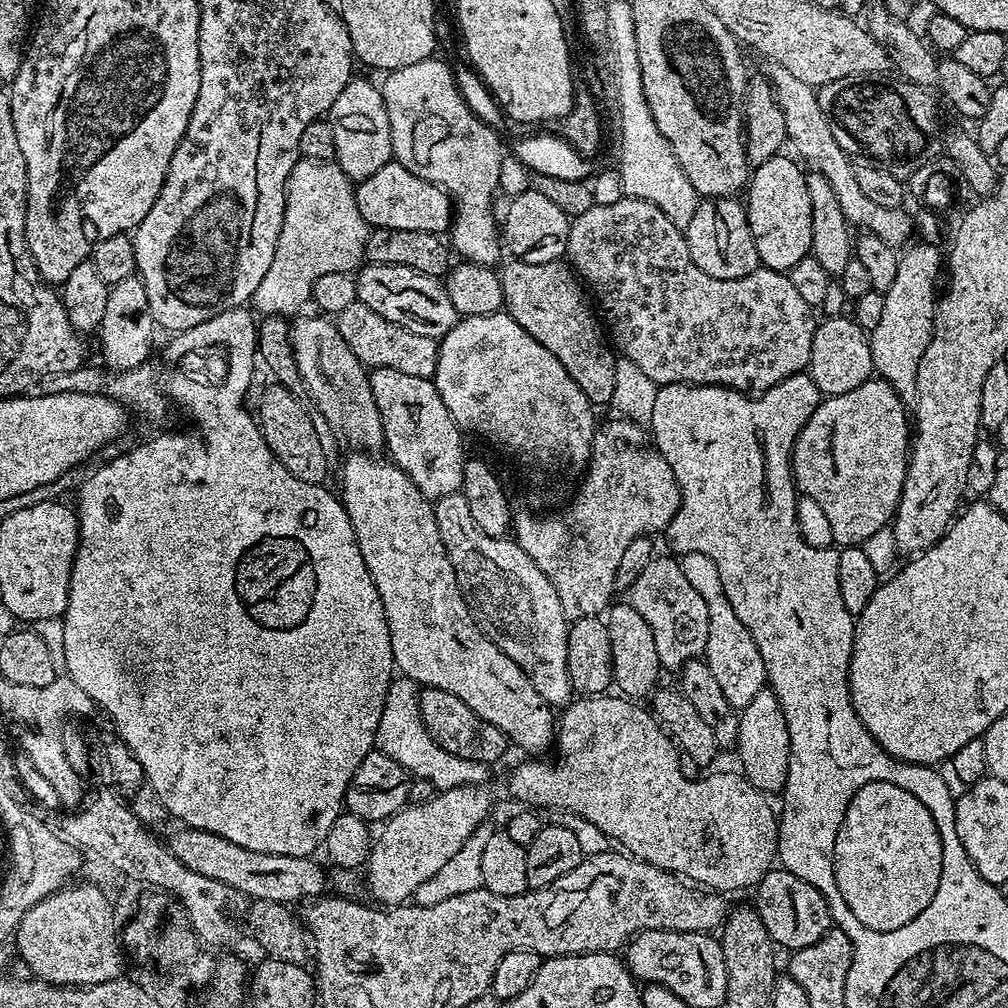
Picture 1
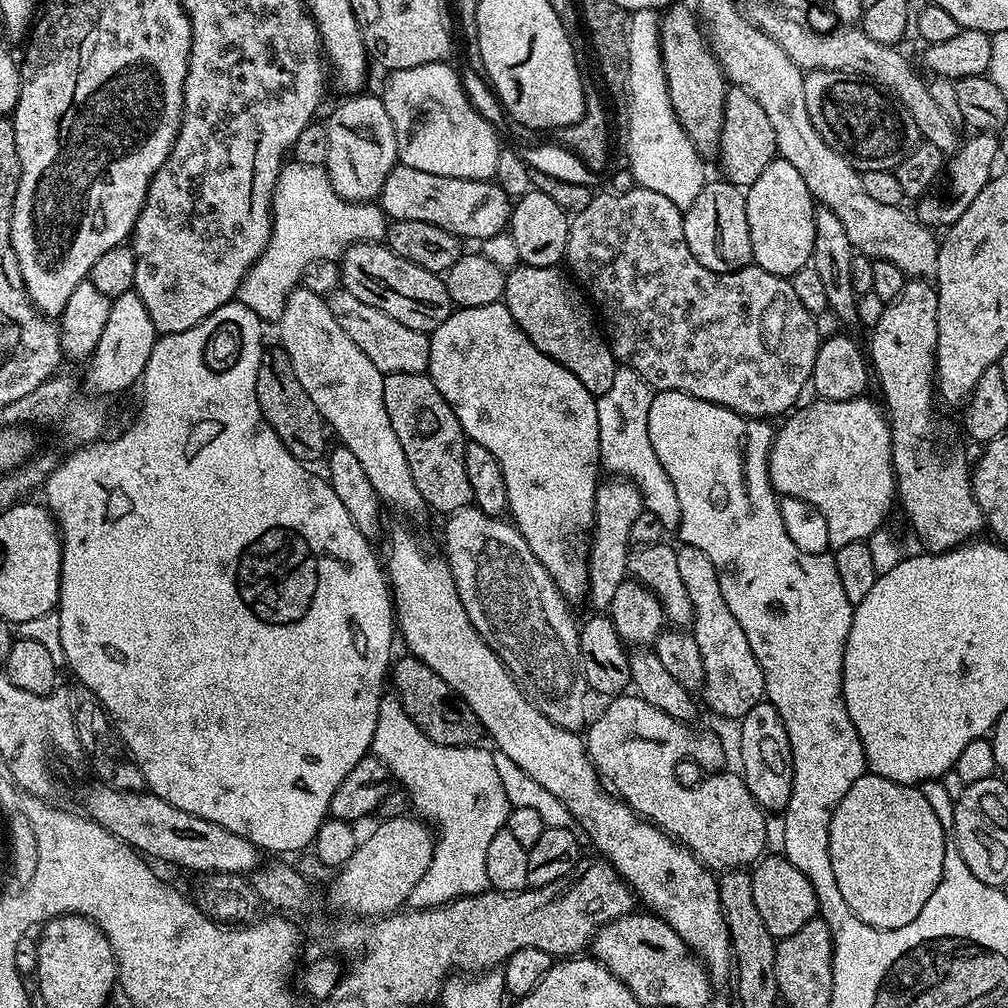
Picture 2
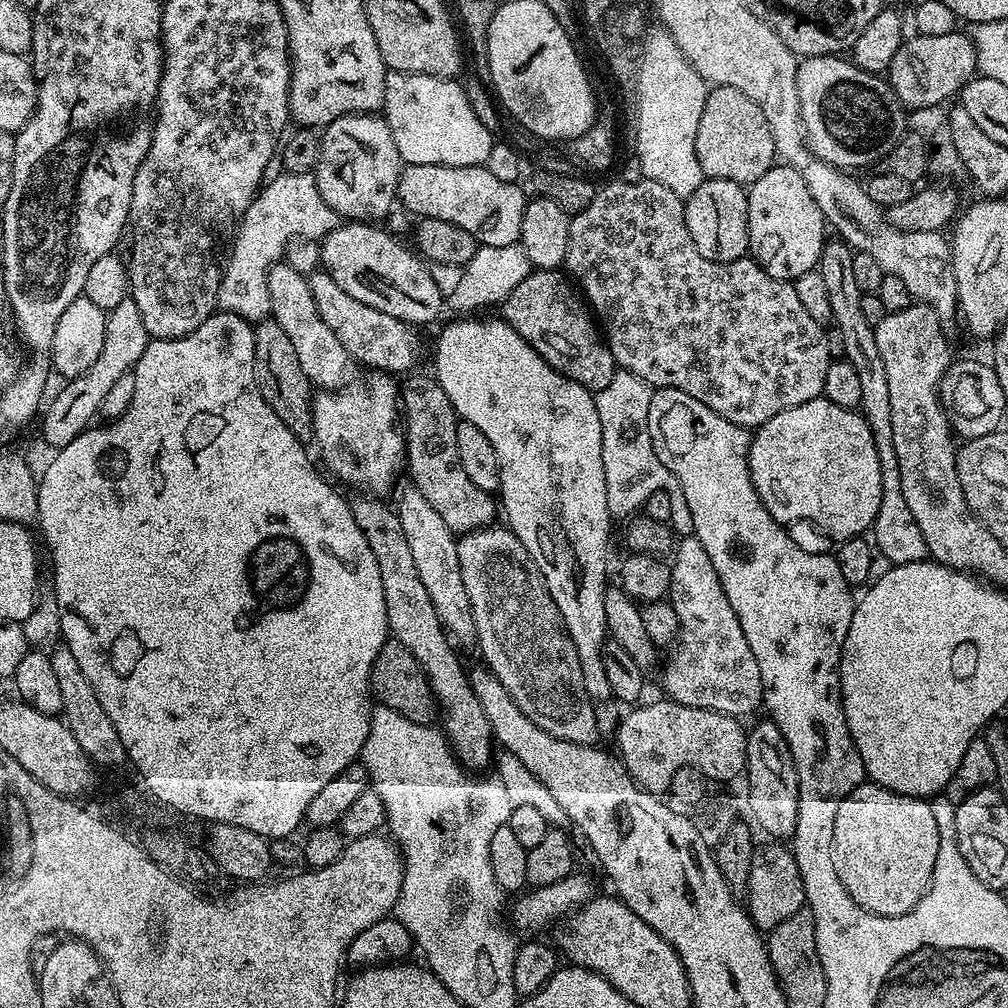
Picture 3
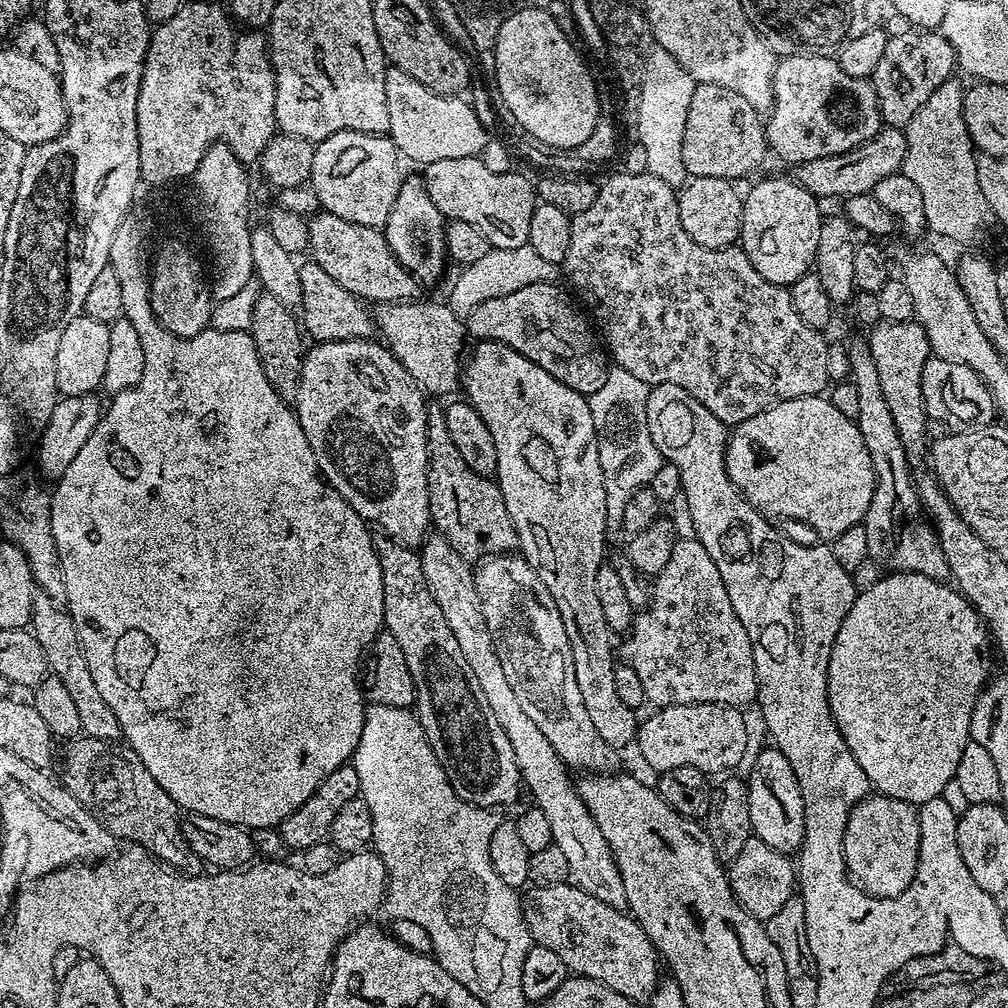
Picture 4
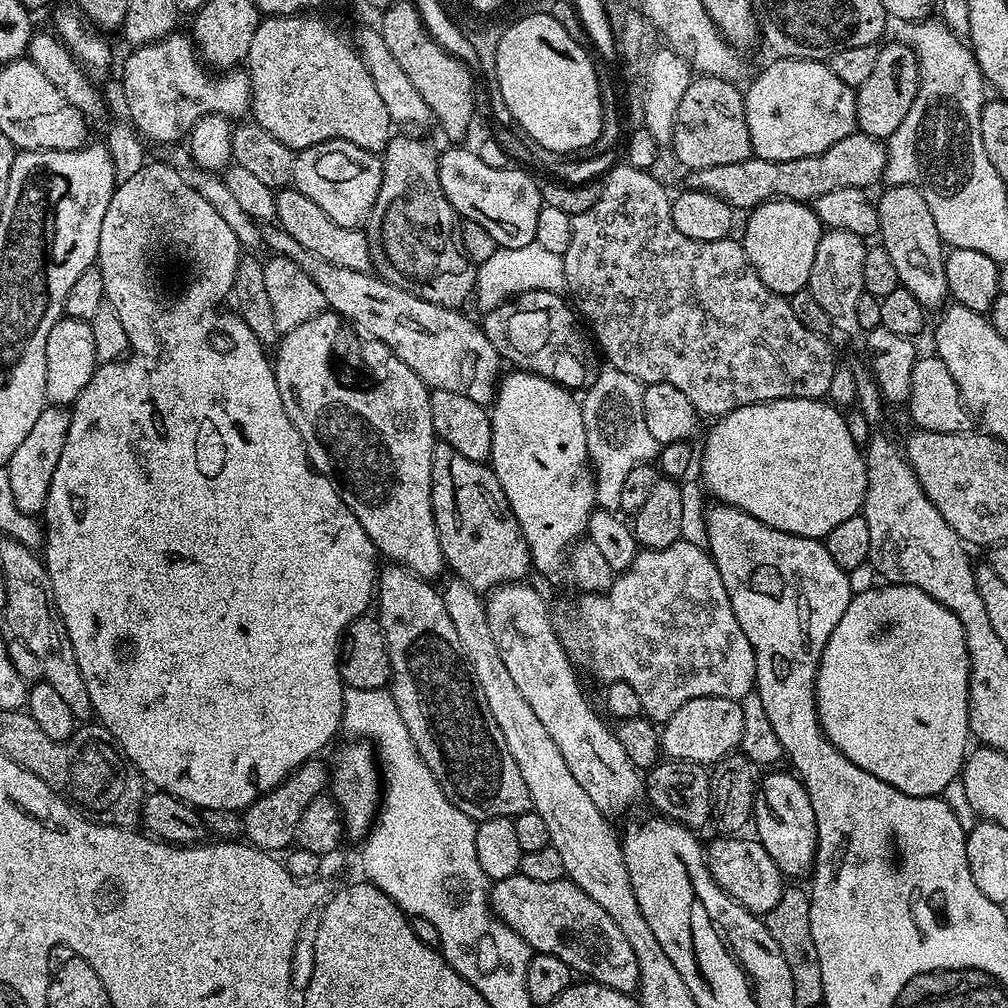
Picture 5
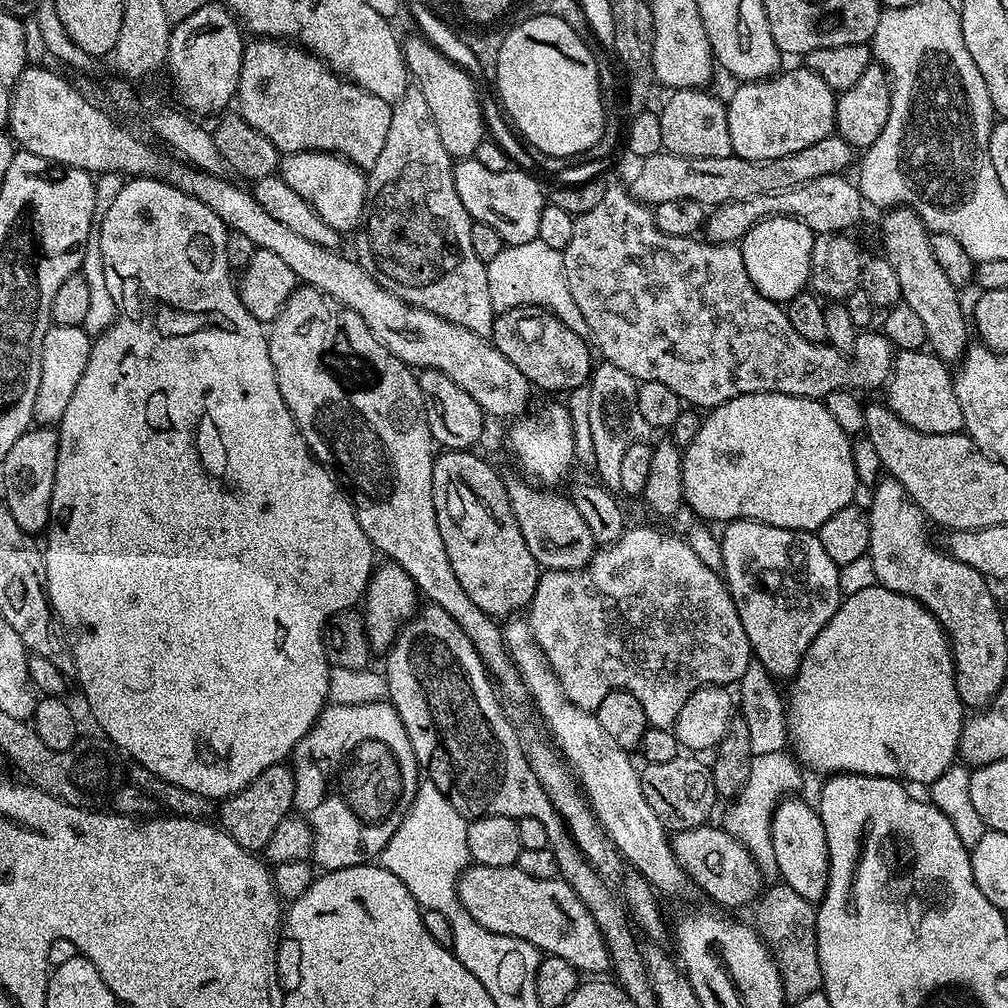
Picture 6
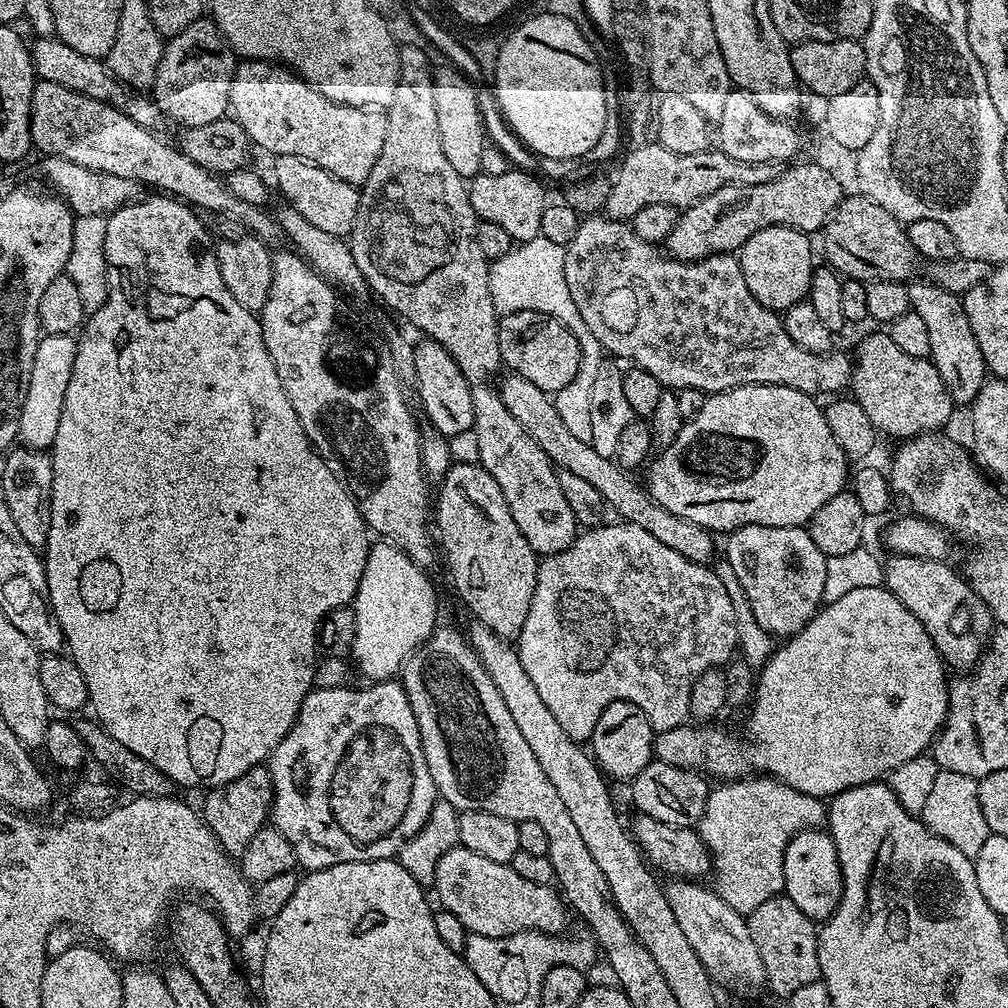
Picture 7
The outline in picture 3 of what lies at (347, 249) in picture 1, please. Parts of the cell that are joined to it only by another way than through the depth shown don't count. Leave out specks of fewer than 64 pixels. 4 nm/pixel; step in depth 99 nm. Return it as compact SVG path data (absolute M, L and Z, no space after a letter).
M282 172L279 175L265 183L239 219L232 254L221 273L216 299L221 311L236 313L251 324L267 319L271 313L268 270L283 259L289 241L300 236L323 239L338 223L336 212L326 206L325 199L318 193L313 173Z

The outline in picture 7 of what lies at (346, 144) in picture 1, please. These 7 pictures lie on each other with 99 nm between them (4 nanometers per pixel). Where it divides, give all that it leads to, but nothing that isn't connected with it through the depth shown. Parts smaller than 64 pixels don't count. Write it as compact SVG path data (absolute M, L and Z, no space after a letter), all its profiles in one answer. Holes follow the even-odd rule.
M277 156L271 161L274 188L281 192L283 199L302 218L307 218L318 230L326 230L326 234L347 237L351 233L354 222L358 218L360 205L360 188L355 184L347 184L334 174L322 170L322 166L314 166L308 160L293 156ZM276 179L276 184L275 180Z

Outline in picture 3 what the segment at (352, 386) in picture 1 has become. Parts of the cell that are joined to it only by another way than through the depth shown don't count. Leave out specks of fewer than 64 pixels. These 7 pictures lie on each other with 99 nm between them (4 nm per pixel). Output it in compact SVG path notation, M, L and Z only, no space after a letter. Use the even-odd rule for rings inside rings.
M279 262L268 270L269 296L272 303L271 319L286 330L294 351L298 353L298 362L302 365L302 374L306 374L308 383L320 390L339 390L353 383L357 365L349 356L346 346L338 342L338 334L322 322L318 306L314 306L314 294L310 294L308 276L294 270L287 262ZM414 486L407 487L399 489L400 504L397 503L395 509L402 522L402 534L406 534L406 543L410 545L414 566L418 566L418 578L422 578L422 586L426 586L426 594L430 594L434 602L434 610L444 624L444 631L457 641L460 639L464 644L475 645L474 614L470 597L466 595L466 586L462 583L462 566L458 566L457 537L448 529L446 522L442 522L438 510L422 498L420 491Z

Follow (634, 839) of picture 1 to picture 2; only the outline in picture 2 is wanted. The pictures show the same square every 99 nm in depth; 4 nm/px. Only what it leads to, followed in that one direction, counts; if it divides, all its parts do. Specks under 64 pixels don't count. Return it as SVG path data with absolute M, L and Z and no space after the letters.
M621 694L609 699L604 713L586 728L588 755L592 757L592 765L605 781L608 780L611 791L623 800L629 808L633 808L637 817L654 824L674 840L679 840L685 848L689 848L710 870L727 870L729 868L747 869L755 865L765 855L764 847L768 844L768 824L766 813L756 799L750 794L743 775L712 776L704 778L693 788L682 786L675 777L675 767L680 760L720 760L724 756L724 748L720 740L712 732L691 732L689 725L683 720L675 720L670 714L663 713L646 702L637 694Z

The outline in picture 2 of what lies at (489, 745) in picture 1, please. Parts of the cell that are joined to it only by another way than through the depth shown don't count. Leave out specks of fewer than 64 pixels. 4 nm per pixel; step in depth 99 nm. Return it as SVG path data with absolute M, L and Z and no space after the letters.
M404 654L399 660L400 657L391 665L390 684L396 687L395 695L402 702L406 714L410 714L414 726L418 726L426 738L442 746L470 748L479 745L482 737L480 720L474 710L466 706L464 699L454 695L451 686L442 682L442 678L438 678L438 674L434 674L434 670L430 670L430 666L423 664L418 657Z

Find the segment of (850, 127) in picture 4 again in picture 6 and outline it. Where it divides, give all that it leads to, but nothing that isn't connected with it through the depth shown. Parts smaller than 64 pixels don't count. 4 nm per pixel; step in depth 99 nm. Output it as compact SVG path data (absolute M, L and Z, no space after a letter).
M808 67L792 68L789 72L784 70L766 80L749 80L735 86L737 88L733 90L732 97L727 97L726 100L732 155L747 160L773 160L782 158L782 154L806 150L806 146L814 146L814 142L822 142L822 138L833 135L836 127L837 93Z

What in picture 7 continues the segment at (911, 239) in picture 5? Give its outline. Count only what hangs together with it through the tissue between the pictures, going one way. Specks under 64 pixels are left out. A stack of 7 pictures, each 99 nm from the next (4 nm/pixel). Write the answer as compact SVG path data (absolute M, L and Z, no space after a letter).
M927 280L917 282L908 287L910 310L921 315L928 329L931 352L929 359L941 375L942 386L946 386L953 405L970 406L974 398L978 398L978 390L982 390L988 371L974 332L970 329L969 319L966 318L963 301L949 291L942 290L937 284L931 284Z

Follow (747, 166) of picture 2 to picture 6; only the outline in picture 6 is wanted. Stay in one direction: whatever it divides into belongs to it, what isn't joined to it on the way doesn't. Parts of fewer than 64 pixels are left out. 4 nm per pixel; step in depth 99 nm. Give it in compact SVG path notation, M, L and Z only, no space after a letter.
M678 88L669 95L672 97L665 102L664 109L659 109L658 112L662 122L663 151L690 158L726 158L732 155L728 105L723 99L719 100L718 97L711 96L710 93L711 91L703 88Z

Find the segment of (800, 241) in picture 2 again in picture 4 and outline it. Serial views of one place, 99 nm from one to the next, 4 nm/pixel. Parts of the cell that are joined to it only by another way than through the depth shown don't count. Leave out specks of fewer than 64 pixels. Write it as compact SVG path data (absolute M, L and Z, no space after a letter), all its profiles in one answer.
M787 187L767 188L747 201L742 243L766 282L794 290L816 276L821 236L828 220L824 208L821 201Z

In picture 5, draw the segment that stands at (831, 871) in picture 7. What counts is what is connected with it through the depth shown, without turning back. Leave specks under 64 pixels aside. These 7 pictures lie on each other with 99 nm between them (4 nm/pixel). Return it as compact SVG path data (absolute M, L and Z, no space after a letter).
M772 772L759 781L754 805L754 836L785 877L807 877L816 863L814 806L810 806L810 794L806 794L804 781L788 772Z

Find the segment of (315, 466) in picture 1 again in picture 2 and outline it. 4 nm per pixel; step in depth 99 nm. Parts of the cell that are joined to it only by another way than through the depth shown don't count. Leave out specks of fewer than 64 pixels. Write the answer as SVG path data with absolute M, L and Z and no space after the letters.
M269 347L262 354L256 375L256 393L259 409L262 410L267 424L296 458L313 462L312 460L323 457L326 450L326 447L324 448L326 425L320 411L314 406L306 390L302 389L302 384L298 382L298 374L294 374L294 366L283 348Z

